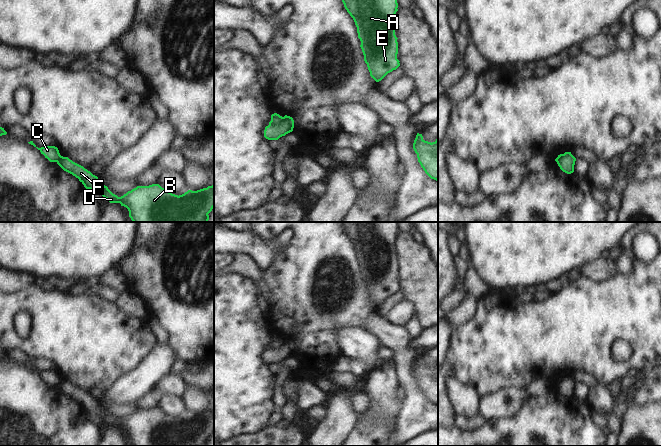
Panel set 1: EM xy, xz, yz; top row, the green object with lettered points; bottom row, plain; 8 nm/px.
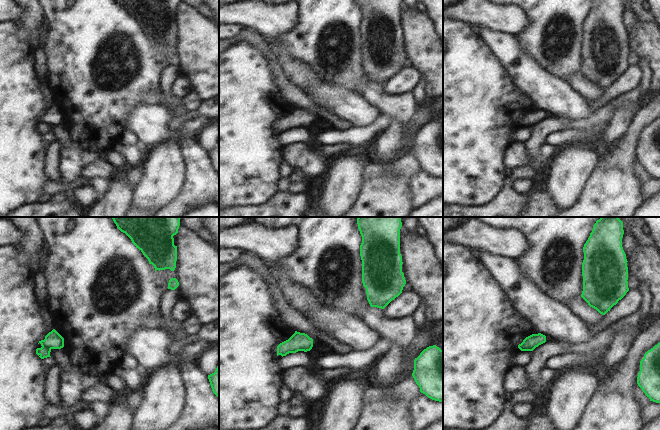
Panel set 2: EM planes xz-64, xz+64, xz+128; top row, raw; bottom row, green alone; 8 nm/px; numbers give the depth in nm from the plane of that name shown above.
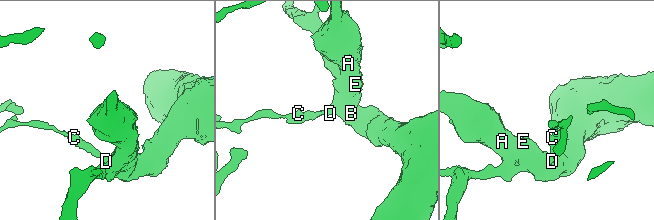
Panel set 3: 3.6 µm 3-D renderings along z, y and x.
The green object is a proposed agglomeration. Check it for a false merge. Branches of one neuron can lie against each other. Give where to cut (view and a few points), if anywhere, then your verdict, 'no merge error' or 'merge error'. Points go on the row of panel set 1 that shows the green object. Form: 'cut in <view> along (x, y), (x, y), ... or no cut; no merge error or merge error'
cut in xz along (283, 117), (280, 123), (269, 125); merge error

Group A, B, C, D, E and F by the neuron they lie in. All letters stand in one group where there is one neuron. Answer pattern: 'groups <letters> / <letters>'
groups A B D E F / C

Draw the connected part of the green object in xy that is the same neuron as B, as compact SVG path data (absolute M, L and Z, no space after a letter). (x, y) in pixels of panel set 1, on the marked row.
M61 156L57 164L64 171L78 178L86 189L99 192L110 203L120 203L121 206L126 207L133 222L208 222L208 214L214 208L214 185L197 191L188 190L178 196L165 190L159 184L152 184L149 186L137 186L123 196L118 197L97 176L68 157Z

